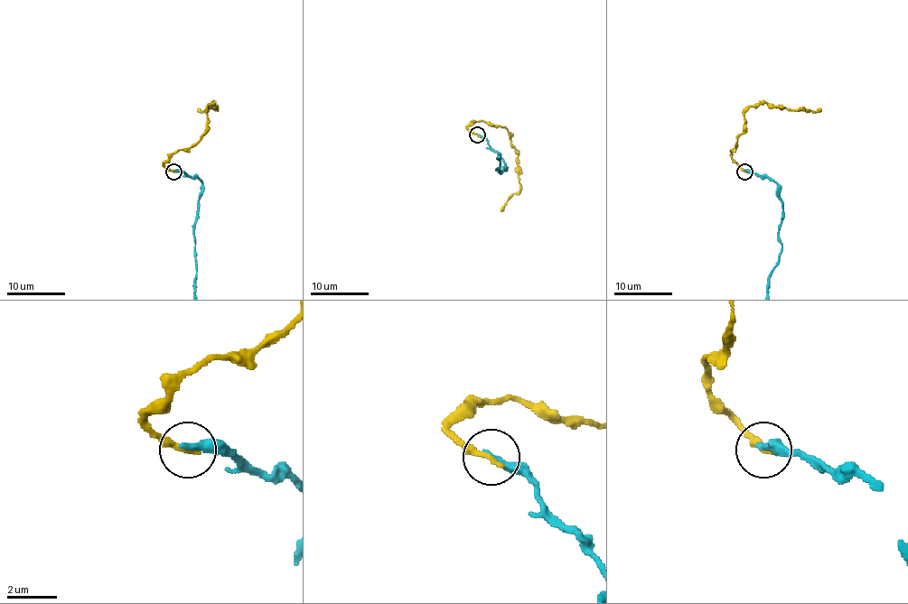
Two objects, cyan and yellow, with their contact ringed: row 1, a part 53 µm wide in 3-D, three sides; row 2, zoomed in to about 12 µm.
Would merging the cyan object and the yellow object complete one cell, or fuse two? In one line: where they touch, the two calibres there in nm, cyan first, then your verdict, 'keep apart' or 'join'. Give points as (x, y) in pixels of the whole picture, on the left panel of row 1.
place (173, 171); calibres 320 and 240 nm; keep apart

